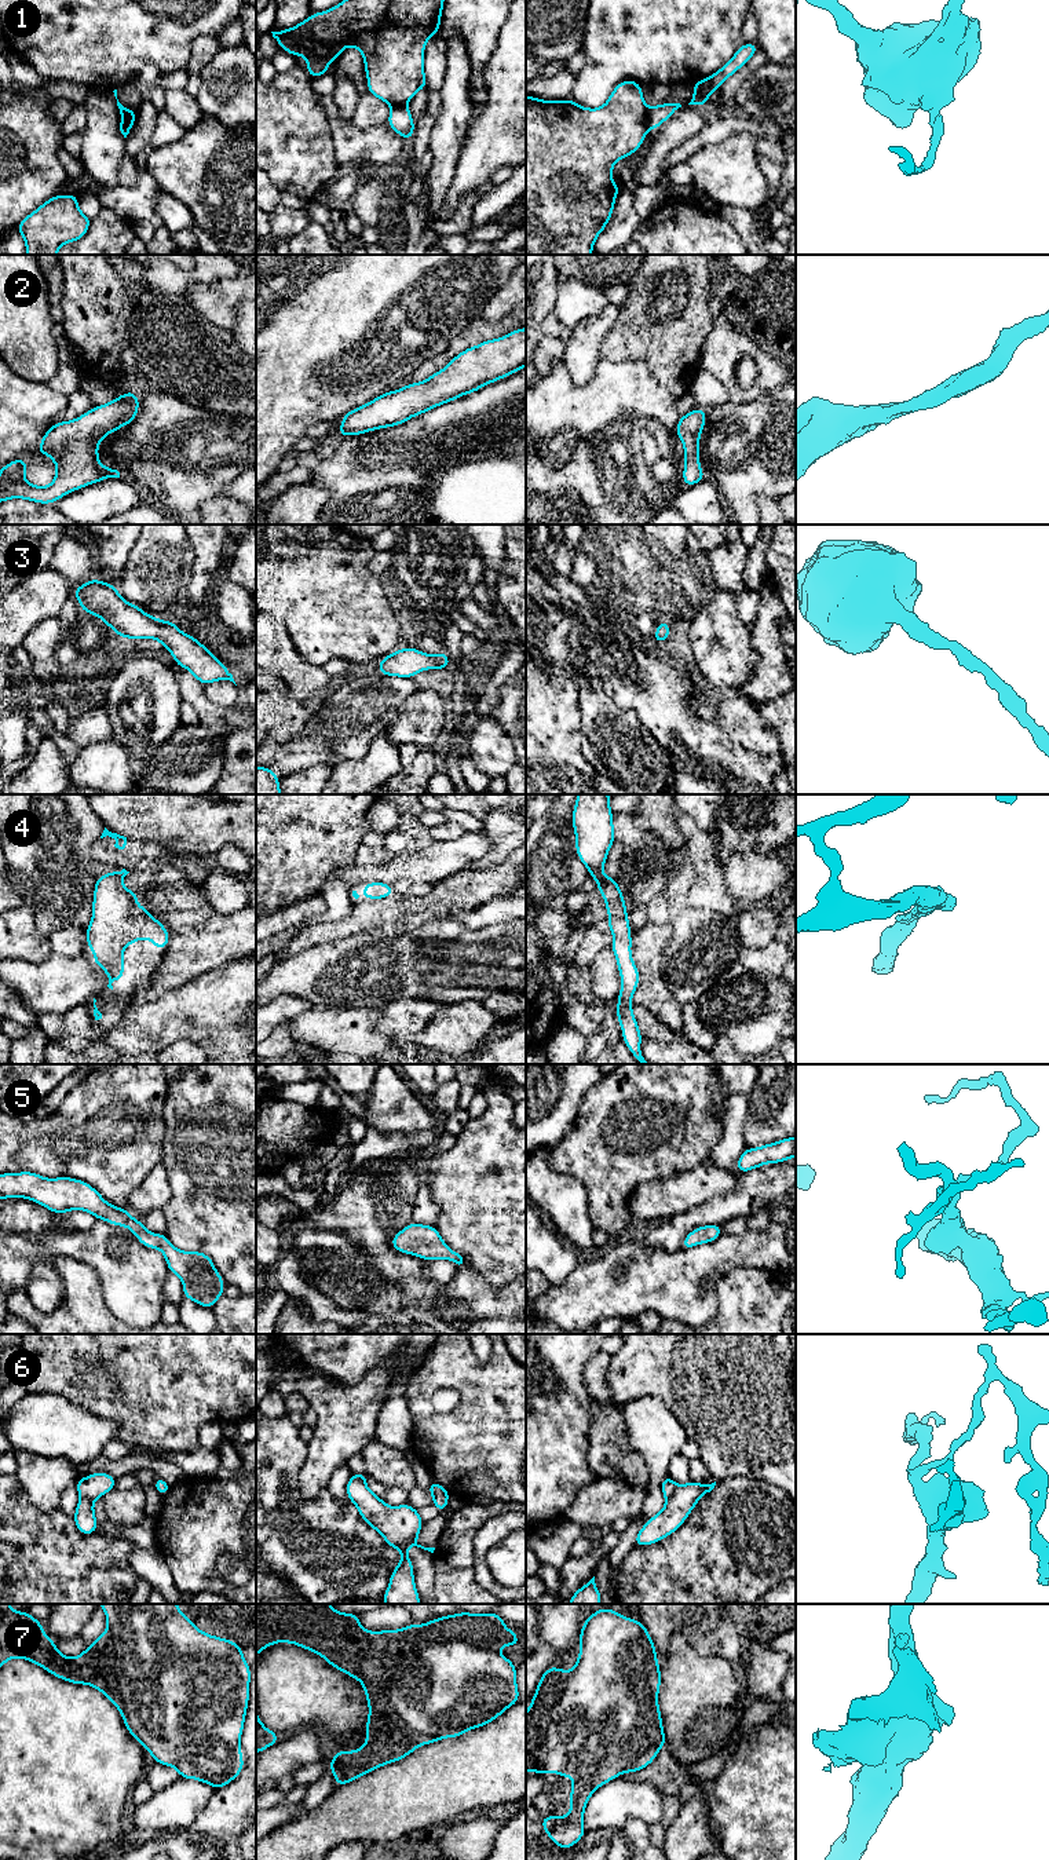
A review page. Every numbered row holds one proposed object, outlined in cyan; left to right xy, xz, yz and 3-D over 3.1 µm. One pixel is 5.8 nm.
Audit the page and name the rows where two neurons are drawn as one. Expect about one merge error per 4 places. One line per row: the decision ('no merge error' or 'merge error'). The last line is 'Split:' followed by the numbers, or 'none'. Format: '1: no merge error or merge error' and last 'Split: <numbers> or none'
1: merge error
2: no merge error
3: no merge error
4: no merge error
5: no merge error
6: merge error
7: no merge error
Split: 1, 6

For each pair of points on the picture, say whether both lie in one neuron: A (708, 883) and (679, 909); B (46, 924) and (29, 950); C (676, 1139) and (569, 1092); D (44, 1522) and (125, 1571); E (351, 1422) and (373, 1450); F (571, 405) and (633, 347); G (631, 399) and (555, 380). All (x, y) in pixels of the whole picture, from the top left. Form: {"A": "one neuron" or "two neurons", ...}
{"A": "two neurons", "B": "two neurons", "C": "two neurons", "D": "one neuron", "E": "two neurons", "F": "two neurons", "G": "one neuron"}

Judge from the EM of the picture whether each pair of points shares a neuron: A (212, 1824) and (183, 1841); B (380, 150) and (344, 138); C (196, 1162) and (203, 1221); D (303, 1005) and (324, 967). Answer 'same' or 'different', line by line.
A: same
B: same
C: same
D: different

